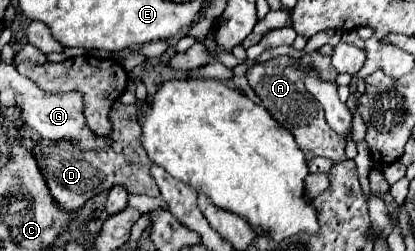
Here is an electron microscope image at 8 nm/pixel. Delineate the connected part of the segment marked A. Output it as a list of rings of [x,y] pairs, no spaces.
[[[275,57],[265,63],[259,63],[247,71],[247,81],[251,89],[257,93],[261,99],[261,105],[283,125],[287,127],[293,135],[301,151],[311,151],[321,157],[329,157],[335,163],[345,161],[345,145],[343,139],[331,131],[323,117],[323,109],[319,109],[319,101],[307,93],[307,87],[303,85],[303,73],[291,65],[295,57]]]

